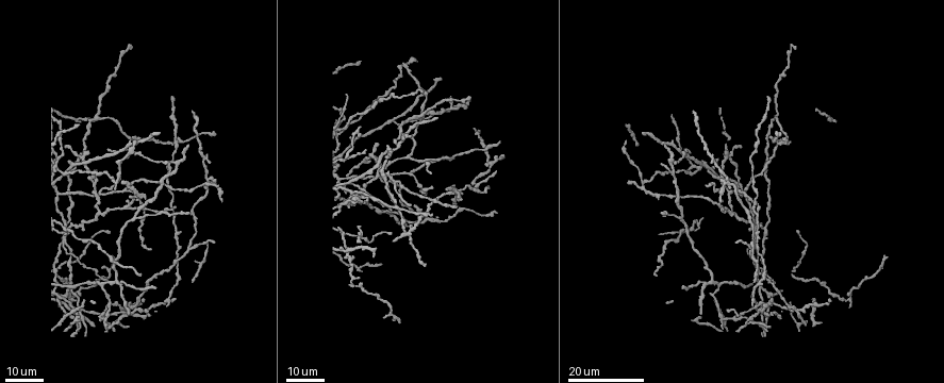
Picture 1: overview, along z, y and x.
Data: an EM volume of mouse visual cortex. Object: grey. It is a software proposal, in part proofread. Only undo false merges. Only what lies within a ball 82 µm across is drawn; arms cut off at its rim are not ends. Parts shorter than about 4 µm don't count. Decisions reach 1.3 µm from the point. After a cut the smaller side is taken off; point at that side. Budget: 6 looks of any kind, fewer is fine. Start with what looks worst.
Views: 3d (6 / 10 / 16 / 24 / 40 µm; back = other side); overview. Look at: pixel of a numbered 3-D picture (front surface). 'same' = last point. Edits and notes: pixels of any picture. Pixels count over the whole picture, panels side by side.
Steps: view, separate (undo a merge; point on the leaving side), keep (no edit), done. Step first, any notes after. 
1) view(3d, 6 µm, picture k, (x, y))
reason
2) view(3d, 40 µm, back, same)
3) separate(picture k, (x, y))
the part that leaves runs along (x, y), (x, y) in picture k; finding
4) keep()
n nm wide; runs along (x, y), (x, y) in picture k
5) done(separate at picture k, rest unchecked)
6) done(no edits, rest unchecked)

view(3d, 24 µm, picture 1, (192, 249))
a fork

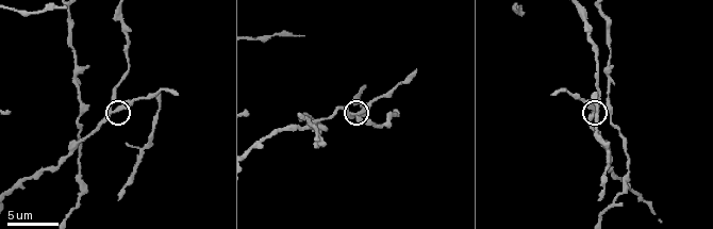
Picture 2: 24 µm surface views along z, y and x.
view(3d, 6 µm, picture 2, (353, 113))

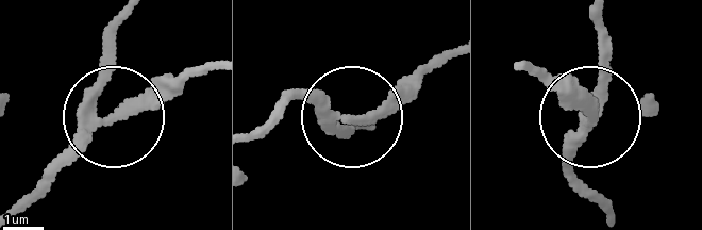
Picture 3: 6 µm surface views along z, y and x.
view(3d, 6 µm, back, picture 3, (116, 113))

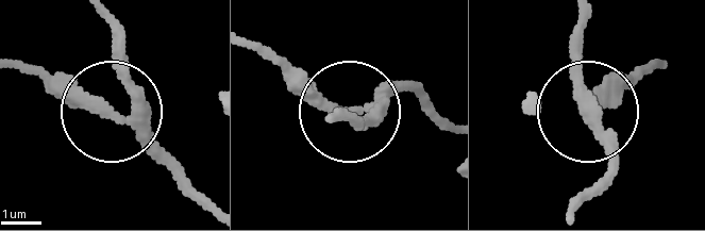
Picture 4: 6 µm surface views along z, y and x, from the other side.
keep()
runs along (206, 207), (124, 126), (27, 67) in picture 4; all the same neuron

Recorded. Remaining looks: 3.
view(3d, 16 µm, picture 1, (697, 227))
calibre changes

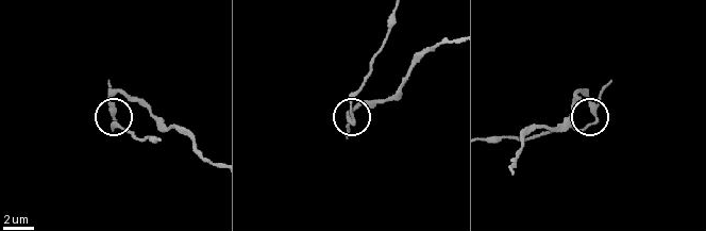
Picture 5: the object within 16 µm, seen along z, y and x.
view(3d, 10 µm, picture 5, (112, 113))
zoom in

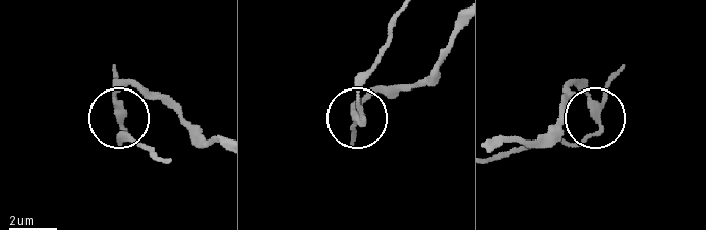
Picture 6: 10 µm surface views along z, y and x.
keep()
230 nm wide; all the same neuron

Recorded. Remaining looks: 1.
done(no edits, rest unchecked)

